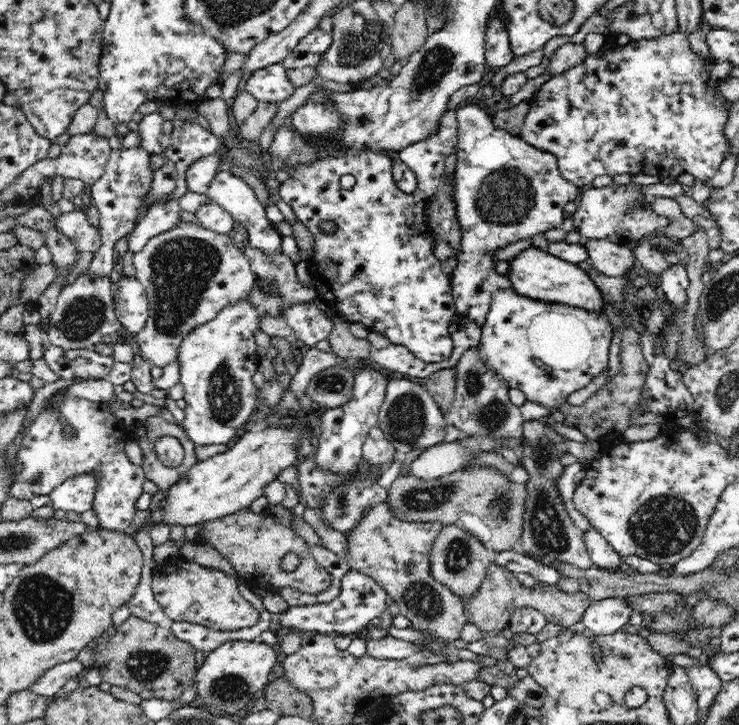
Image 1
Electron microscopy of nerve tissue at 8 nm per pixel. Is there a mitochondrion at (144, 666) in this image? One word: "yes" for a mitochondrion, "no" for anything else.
yes

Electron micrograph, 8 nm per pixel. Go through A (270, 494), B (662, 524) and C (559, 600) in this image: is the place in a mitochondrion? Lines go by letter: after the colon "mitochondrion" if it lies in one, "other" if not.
A: other
B: mitochondrion
C: other

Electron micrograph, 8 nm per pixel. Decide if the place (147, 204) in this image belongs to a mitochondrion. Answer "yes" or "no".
no

